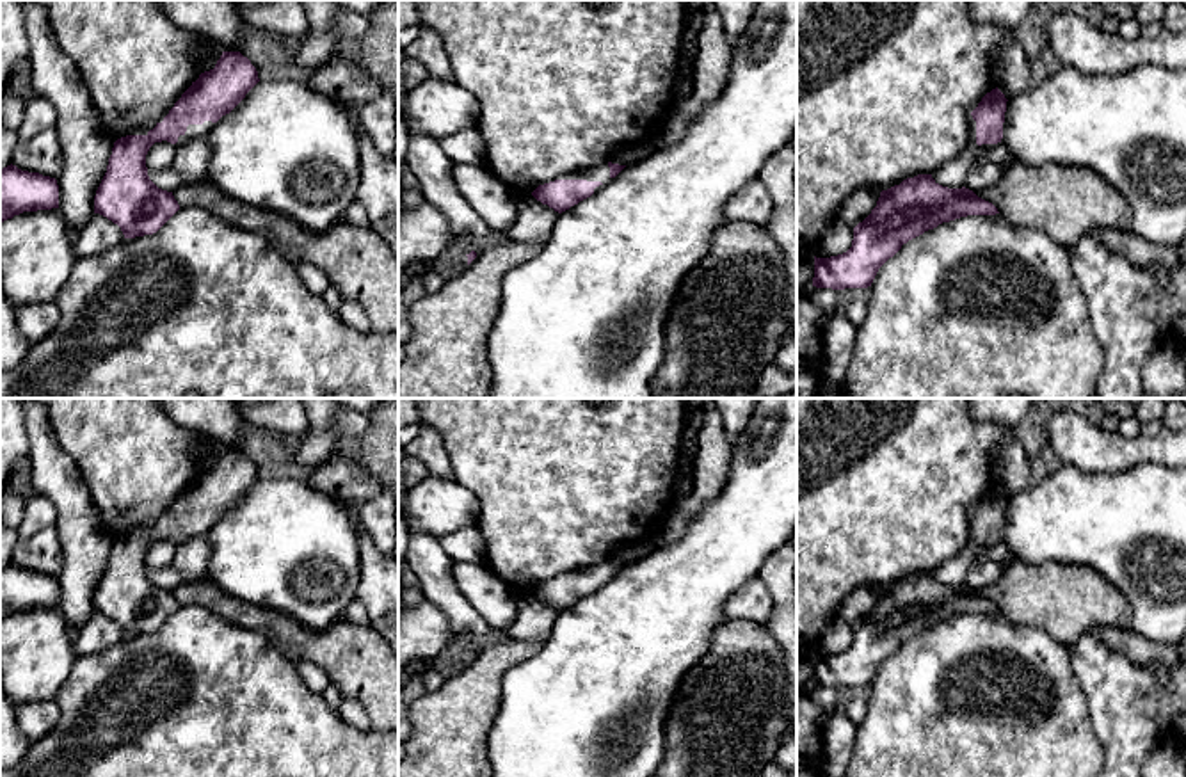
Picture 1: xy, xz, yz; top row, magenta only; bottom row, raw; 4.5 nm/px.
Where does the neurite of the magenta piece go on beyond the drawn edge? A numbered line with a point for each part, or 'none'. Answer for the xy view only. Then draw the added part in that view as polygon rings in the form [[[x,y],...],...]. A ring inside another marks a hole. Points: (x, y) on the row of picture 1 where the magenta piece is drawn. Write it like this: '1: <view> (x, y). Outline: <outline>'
1: xy (192, 130). Outline: [[[204,121],[203,124],[188,124],[187,132],[178,137],[178,142],[174,146],[180,149],[180,146],[190,139],[206,137],[212,124],[213,124],[212,121]]]

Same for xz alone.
1: xz (600, 173). Outline: [[[603,162],[592,169],[583,169],[578,172],[569,172],[560,176],[558,180],[587,180],[587,181],[599,181],[601,185],[594,188],[597,192],[603,185],[610,183],[610,167],[608,162]]]

